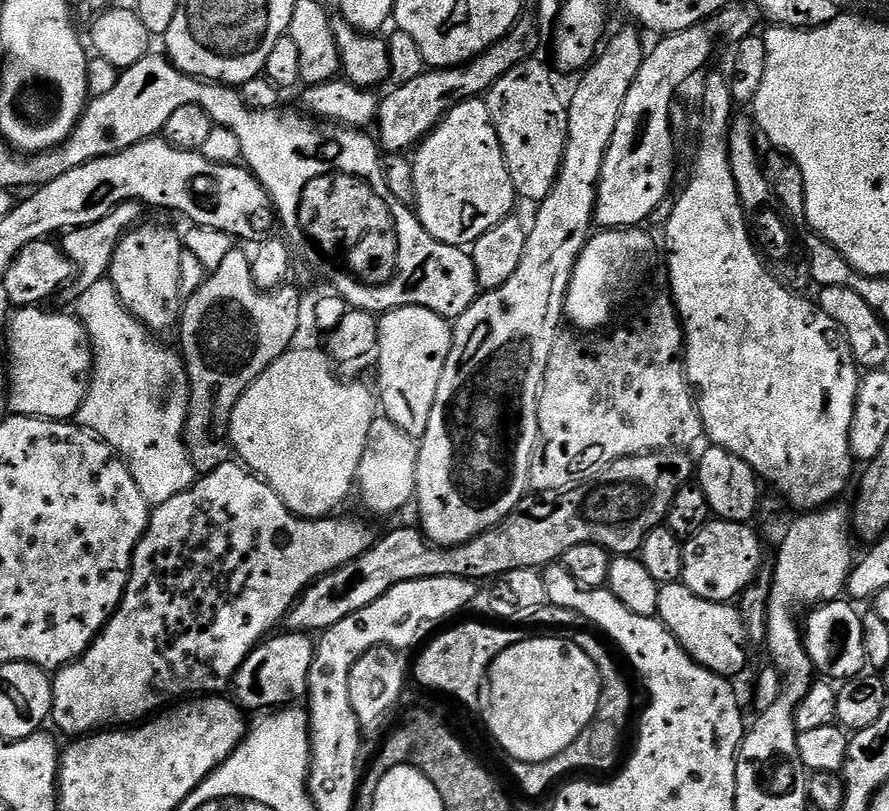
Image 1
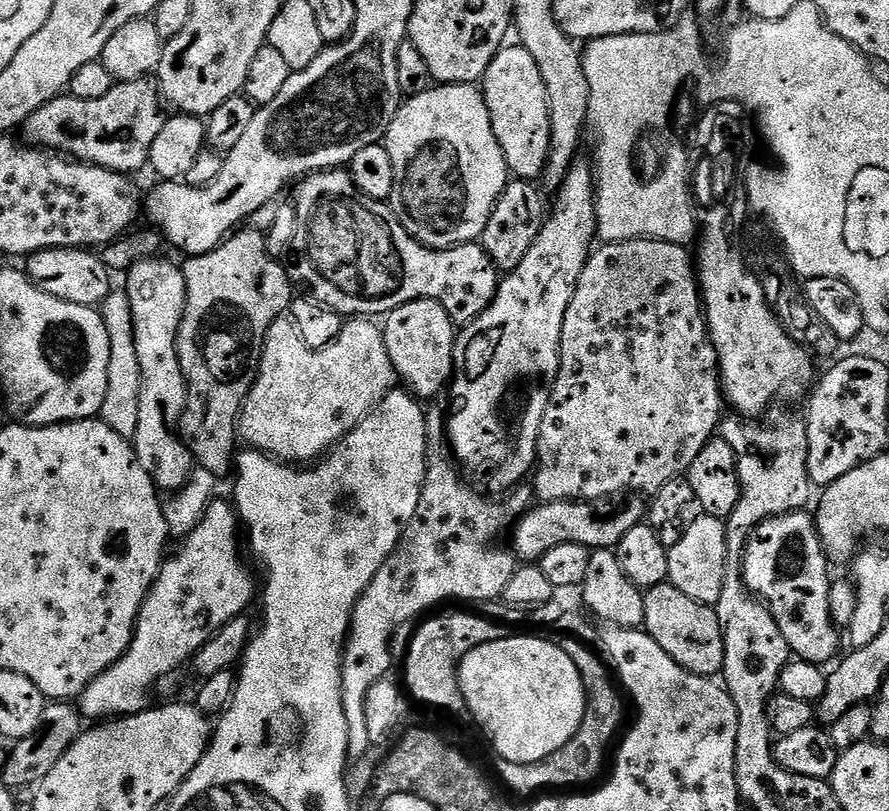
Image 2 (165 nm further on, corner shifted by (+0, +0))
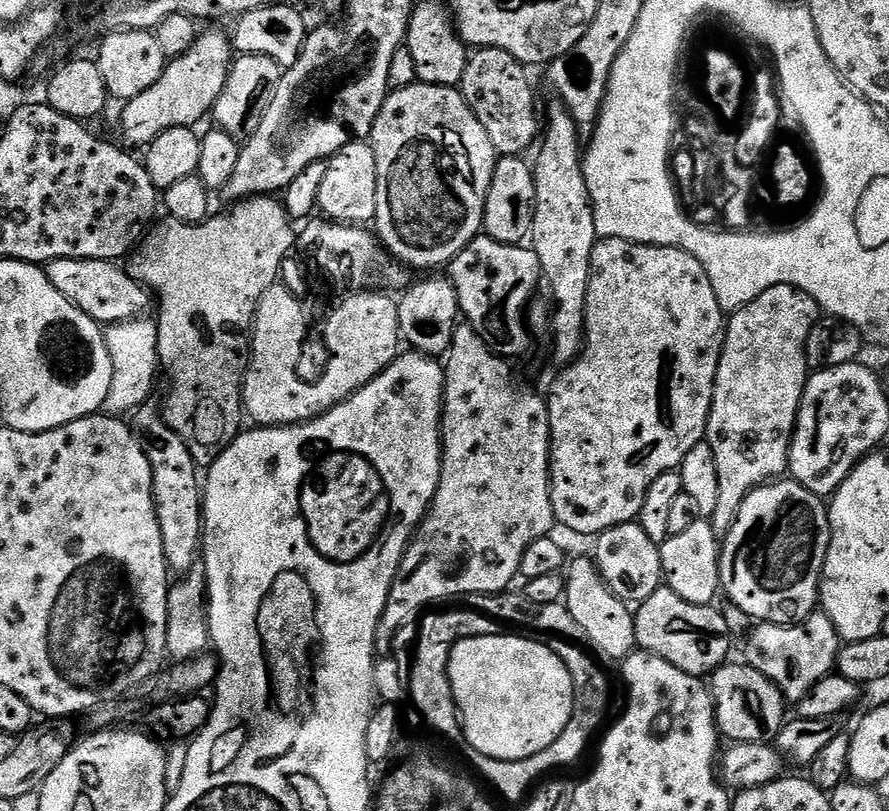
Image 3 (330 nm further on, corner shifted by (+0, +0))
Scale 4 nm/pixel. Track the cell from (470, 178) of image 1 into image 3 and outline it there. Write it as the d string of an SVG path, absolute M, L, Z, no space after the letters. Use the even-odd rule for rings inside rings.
M414 83L389 91L372 127L370 143L378 162L378 210L374 232L389 256L412 268L447 265L484 227L484 207L498 153L459 87Z

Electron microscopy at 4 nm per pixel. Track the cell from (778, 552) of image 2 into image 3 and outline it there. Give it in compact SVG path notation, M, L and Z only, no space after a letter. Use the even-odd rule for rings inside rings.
M780 478L754 489L742 502L730 530L720 545L720 586L727 603L742 610L753 621L765 624L798 624L817 611L820 571L830 546L828 504L806 486L791 478Z

